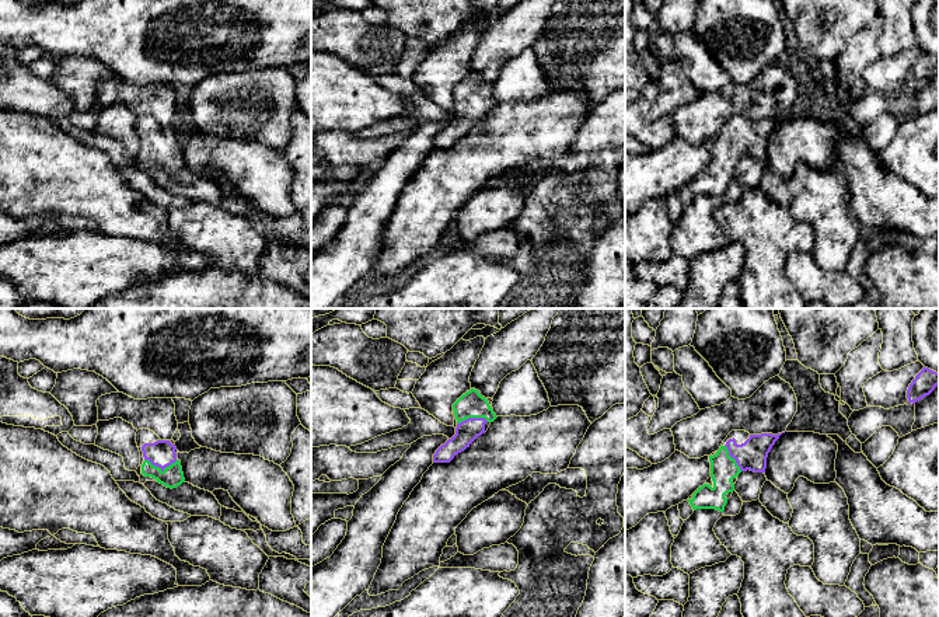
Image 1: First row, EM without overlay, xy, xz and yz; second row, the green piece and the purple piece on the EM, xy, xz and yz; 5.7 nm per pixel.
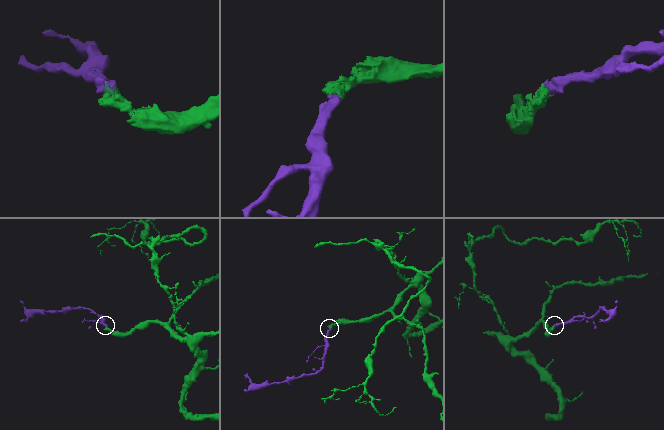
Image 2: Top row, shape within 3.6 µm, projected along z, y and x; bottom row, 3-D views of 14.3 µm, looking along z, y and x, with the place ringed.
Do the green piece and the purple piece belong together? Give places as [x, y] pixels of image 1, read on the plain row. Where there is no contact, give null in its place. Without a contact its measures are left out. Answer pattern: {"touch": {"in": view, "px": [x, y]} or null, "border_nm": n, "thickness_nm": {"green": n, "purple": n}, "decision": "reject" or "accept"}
{"touch": {"in": "xy", "px": [160, 154]}, "border_nm": 190, "thickness_nm": {"green": 120, "purple": 160}, "decision": "accept"}

